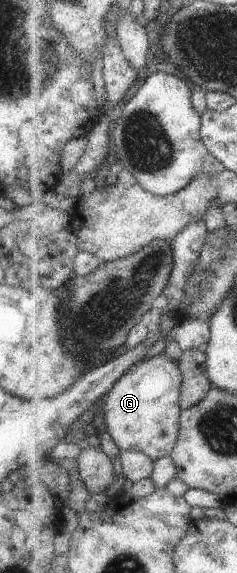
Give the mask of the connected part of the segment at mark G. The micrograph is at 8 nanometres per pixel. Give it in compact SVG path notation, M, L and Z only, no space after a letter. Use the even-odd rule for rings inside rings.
M152 353L113 386L102 402L102 424L119 451L143 452L154 462L170 457L179 439L182 383L178 362Z

